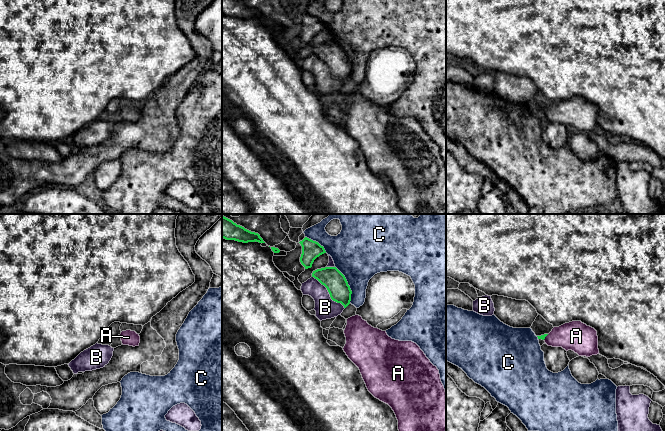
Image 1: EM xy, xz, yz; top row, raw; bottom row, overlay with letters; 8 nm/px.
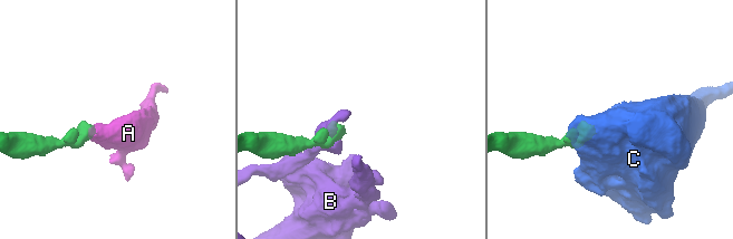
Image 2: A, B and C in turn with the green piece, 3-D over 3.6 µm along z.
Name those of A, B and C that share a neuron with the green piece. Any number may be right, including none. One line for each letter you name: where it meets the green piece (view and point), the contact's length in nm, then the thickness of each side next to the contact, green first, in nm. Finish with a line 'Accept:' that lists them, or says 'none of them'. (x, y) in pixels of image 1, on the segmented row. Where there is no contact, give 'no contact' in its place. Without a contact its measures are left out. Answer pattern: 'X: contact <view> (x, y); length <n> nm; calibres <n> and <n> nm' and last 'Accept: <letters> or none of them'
A: contact yz (545, 336); length 60 nm; calibres 40 and 240 nm
Accept: A

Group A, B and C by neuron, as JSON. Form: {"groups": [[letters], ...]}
{"groups": [["A"], ["B"], ["C"]]}

